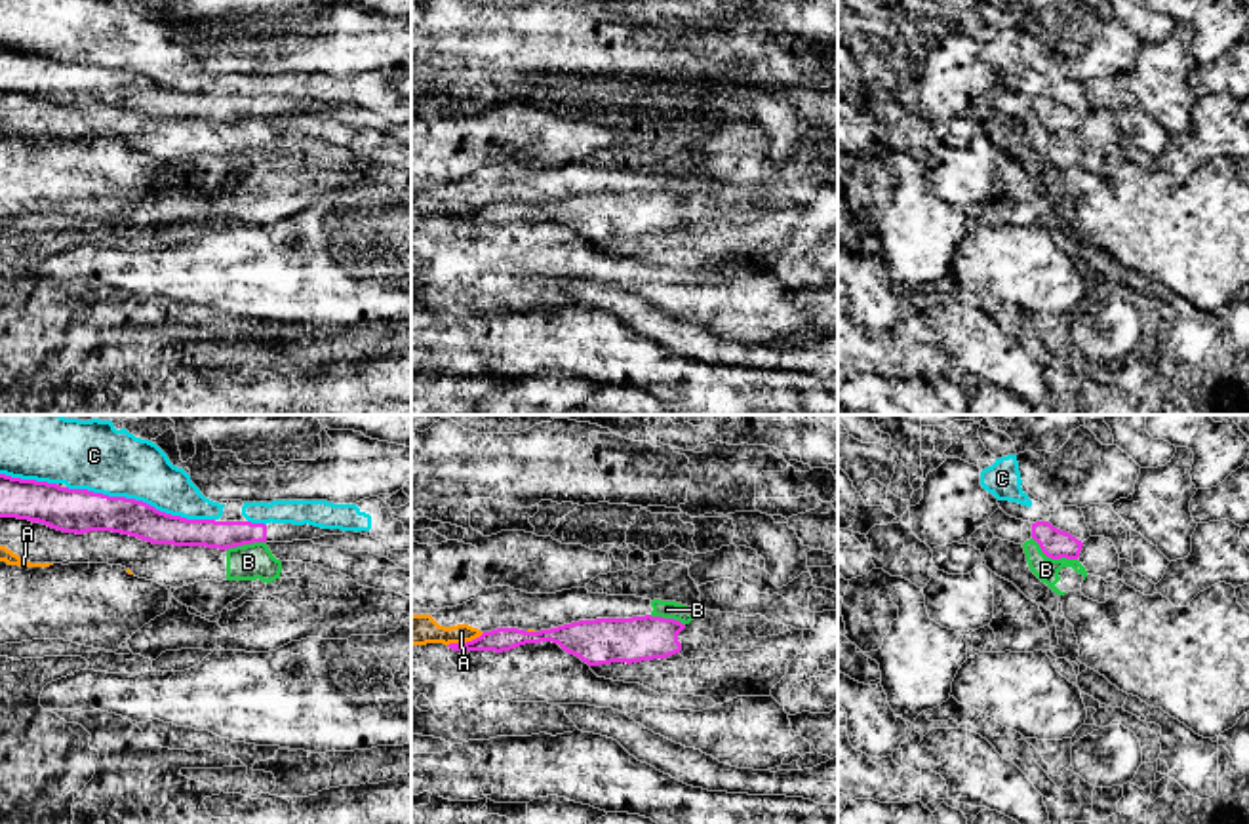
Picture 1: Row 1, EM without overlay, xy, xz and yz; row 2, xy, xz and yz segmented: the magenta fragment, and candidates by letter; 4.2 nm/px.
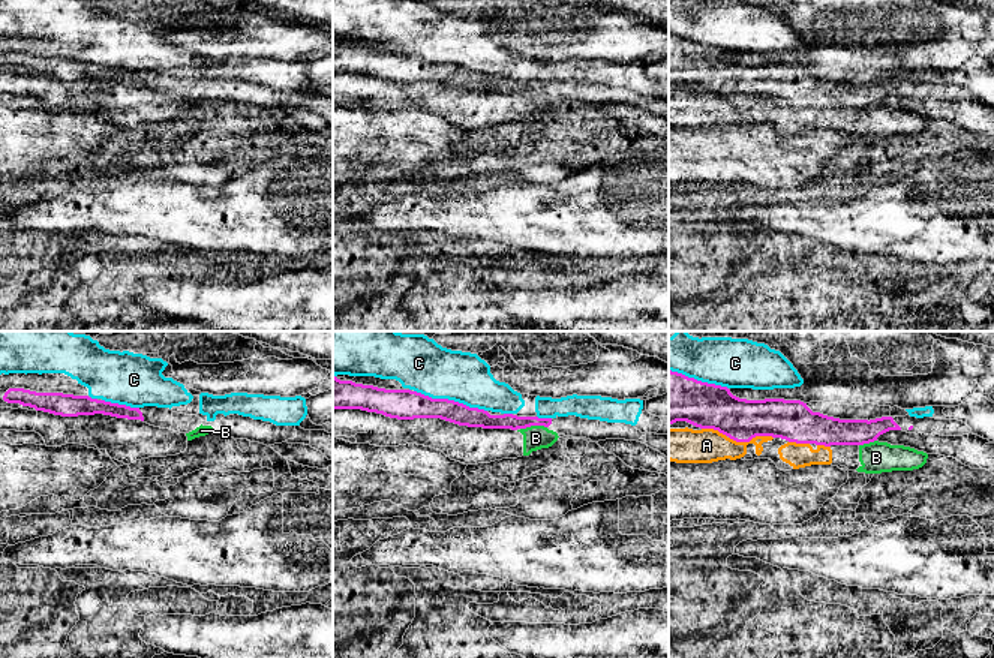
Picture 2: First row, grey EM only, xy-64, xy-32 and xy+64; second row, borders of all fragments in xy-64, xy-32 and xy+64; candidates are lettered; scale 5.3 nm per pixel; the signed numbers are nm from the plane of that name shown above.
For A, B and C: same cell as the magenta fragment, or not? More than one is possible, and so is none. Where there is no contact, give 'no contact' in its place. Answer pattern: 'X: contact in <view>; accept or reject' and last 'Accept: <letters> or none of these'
A: contact in xz; reject
B: contact in yz; reject
C: contact in xy; reject
Accept: none of these

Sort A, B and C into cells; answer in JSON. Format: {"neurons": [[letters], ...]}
{"neurons": [["A", "B"], ["C"]]}

